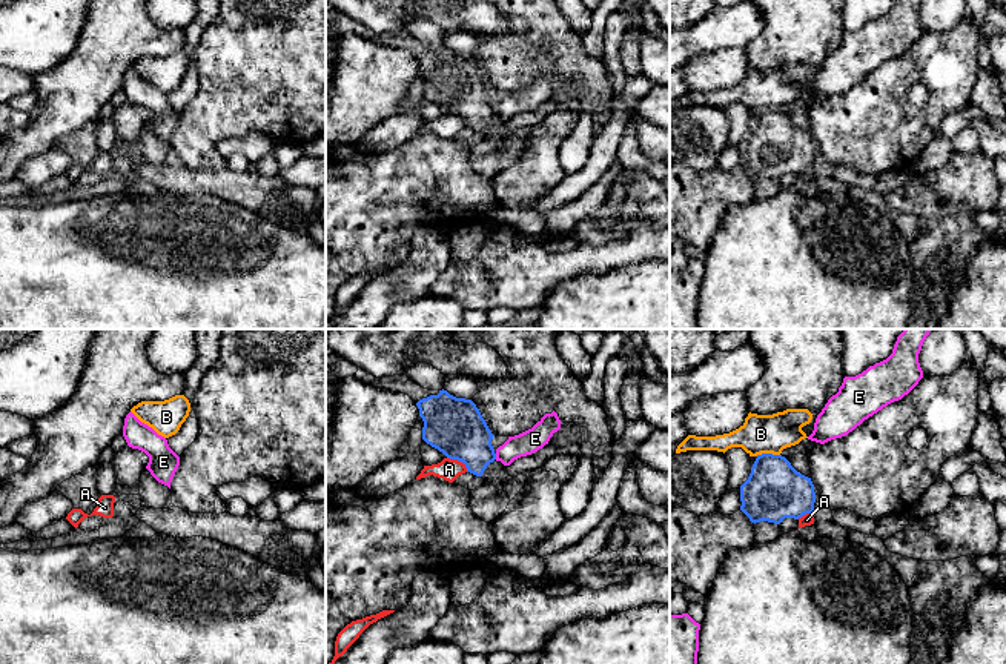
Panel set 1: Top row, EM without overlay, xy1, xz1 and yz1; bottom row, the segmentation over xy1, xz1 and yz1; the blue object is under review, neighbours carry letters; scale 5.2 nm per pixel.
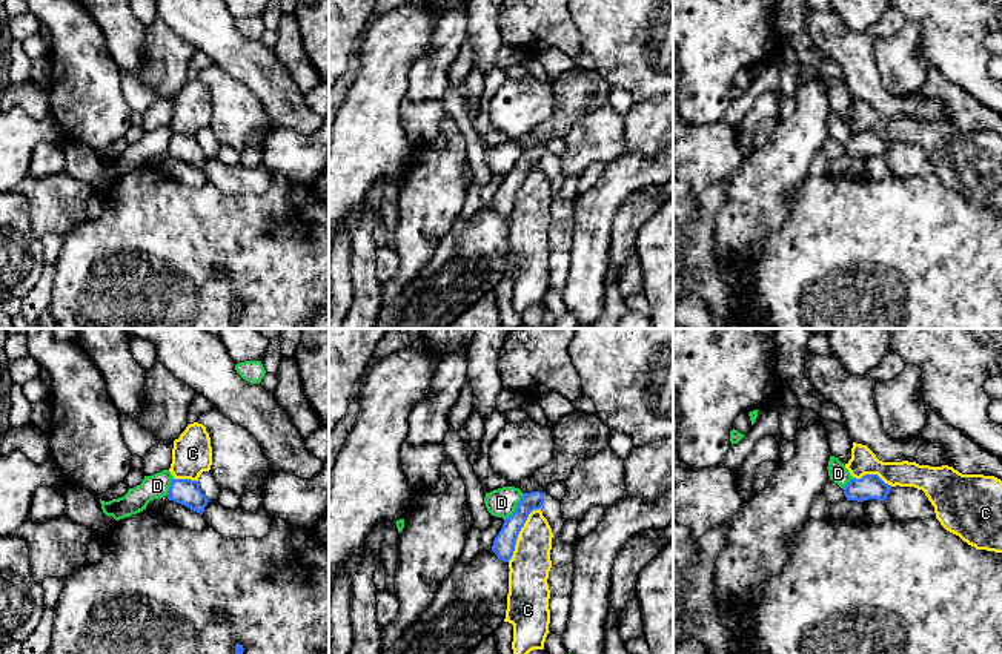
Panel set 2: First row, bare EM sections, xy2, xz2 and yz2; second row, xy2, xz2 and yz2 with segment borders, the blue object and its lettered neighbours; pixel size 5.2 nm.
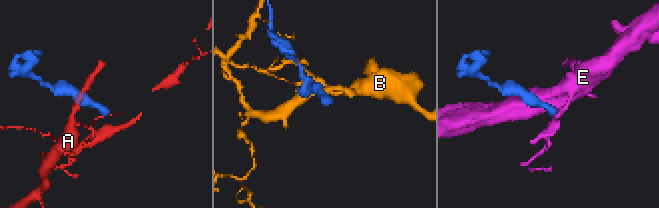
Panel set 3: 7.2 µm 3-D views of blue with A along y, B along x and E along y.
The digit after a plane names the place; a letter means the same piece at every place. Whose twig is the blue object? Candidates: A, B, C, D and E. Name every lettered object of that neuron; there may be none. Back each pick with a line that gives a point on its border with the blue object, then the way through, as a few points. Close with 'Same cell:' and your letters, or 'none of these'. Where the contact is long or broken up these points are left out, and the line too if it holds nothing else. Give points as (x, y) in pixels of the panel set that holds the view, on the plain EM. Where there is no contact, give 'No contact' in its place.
Same cell: none of these

